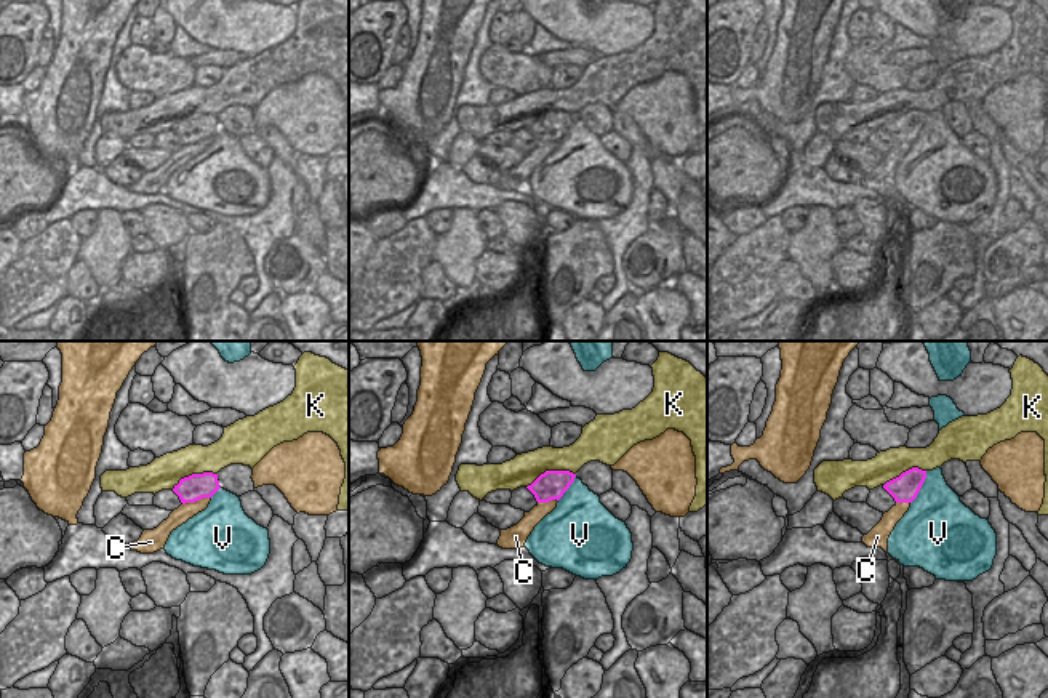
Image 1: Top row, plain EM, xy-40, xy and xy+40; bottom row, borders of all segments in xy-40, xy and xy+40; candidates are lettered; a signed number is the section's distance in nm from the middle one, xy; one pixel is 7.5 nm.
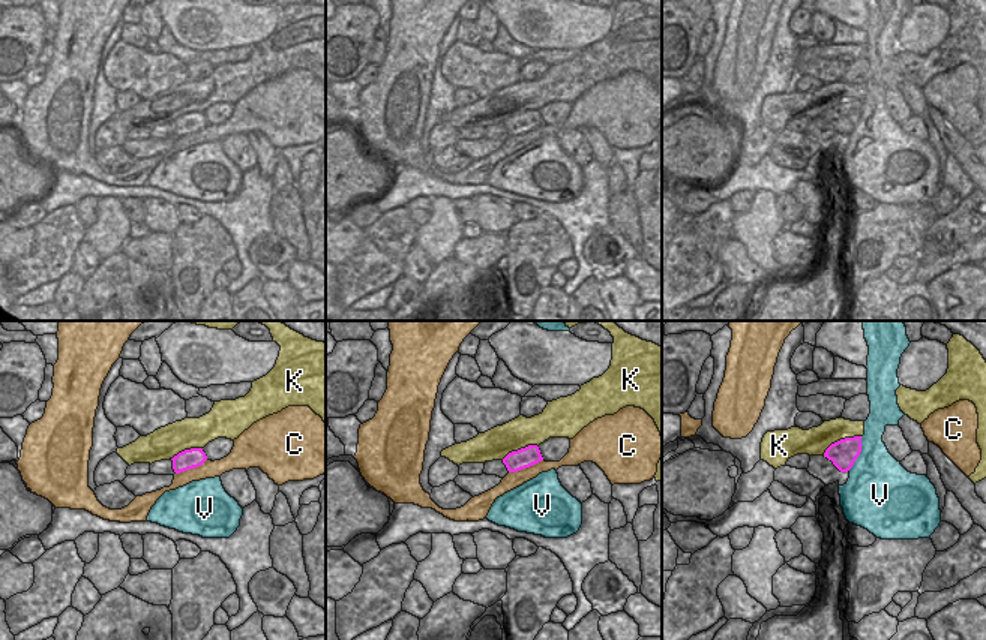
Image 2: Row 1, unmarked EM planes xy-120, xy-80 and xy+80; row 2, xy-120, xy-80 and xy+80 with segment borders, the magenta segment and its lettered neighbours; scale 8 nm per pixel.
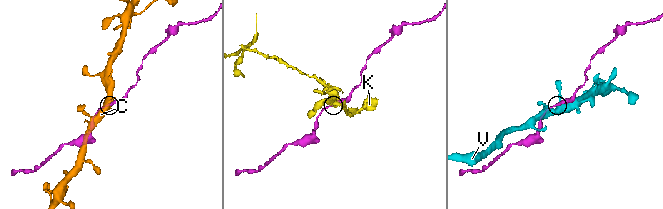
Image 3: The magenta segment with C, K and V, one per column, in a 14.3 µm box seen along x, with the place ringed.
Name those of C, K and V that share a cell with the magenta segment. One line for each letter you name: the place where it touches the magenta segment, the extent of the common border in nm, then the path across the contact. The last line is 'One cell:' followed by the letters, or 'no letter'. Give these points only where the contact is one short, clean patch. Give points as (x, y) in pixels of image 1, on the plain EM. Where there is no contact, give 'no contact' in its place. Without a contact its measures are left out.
One cell: no letter

